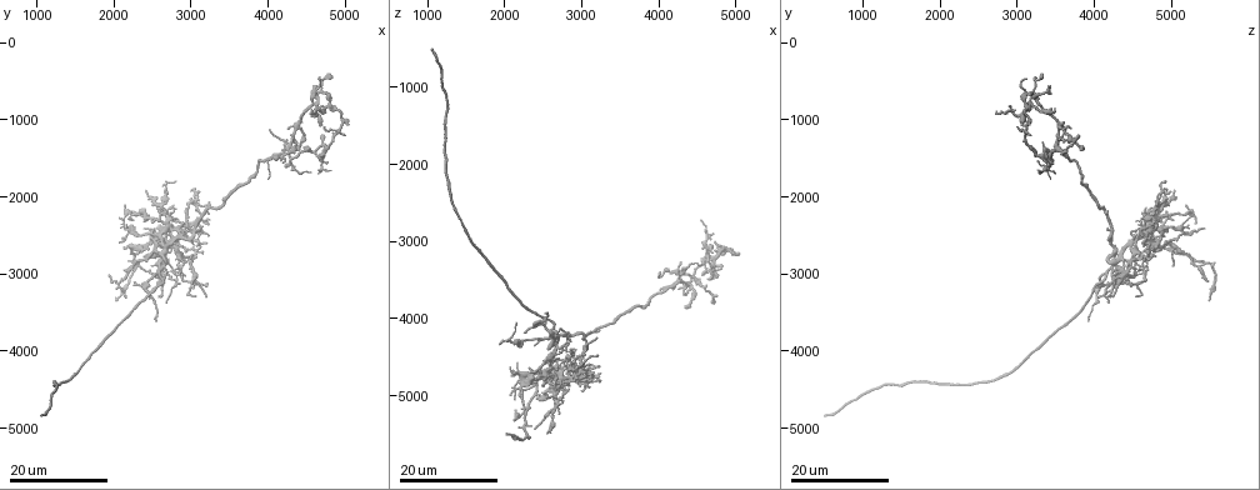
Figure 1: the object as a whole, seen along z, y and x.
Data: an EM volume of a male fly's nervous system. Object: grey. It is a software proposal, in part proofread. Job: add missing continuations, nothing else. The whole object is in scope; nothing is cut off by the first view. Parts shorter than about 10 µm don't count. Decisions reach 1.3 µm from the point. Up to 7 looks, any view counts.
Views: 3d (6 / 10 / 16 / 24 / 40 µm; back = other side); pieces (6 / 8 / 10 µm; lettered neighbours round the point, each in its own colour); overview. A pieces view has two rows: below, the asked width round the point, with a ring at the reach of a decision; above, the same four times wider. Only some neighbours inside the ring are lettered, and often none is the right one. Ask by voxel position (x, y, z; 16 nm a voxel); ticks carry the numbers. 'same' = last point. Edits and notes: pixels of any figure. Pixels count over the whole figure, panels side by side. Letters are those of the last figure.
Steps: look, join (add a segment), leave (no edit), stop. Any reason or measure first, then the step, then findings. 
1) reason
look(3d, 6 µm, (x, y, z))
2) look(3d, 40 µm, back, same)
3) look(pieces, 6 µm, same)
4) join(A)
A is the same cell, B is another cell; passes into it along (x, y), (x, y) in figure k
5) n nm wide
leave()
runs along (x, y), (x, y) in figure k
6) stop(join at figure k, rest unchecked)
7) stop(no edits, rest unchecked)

end of a long branch
look(3d, 24 µm, (2600, 3100, 5450))

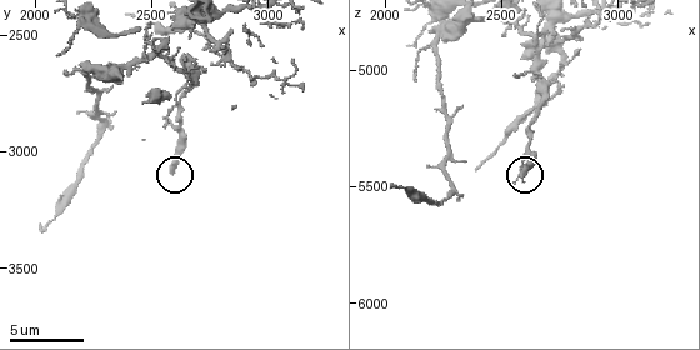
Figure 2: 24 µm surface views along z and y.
see the neighbours
look(pieces, 8 µm, (2590, 3090, 5450))

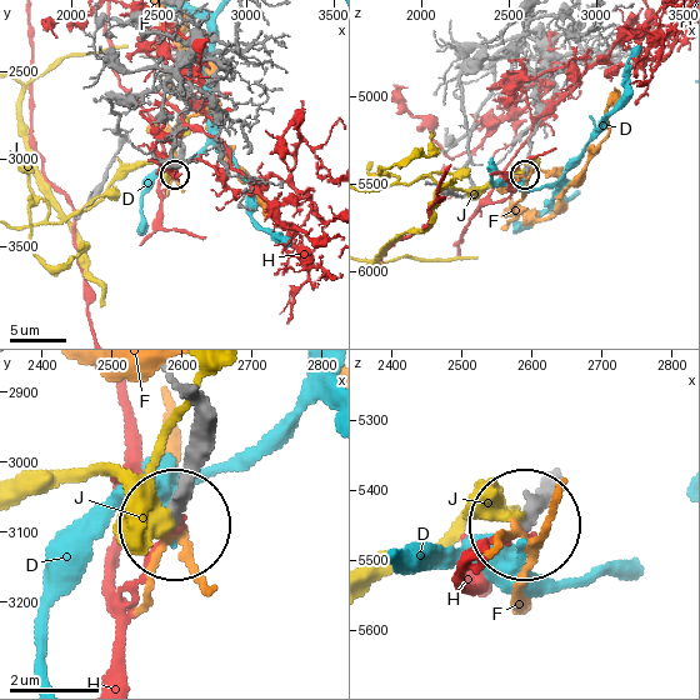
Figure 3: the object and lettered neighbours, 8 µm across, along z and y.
260 nm wide
leave()
D, F, H and J are other cells; no lettered segment goes on from it

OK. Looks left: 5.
branch stops here
look(3d, 16 µm, (3100, 2700, 4700))

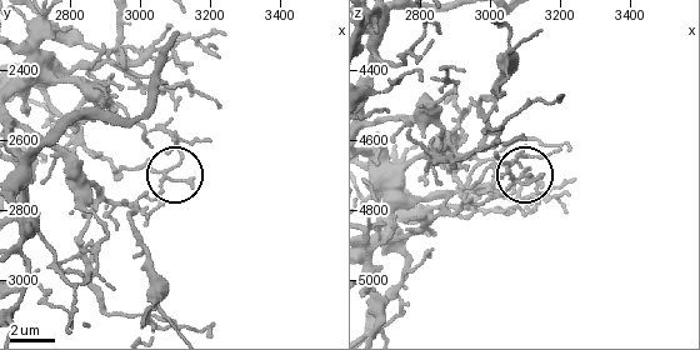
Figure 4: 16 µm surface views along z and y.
look(pieces, 10 µm, (3140, 2730, 4700))

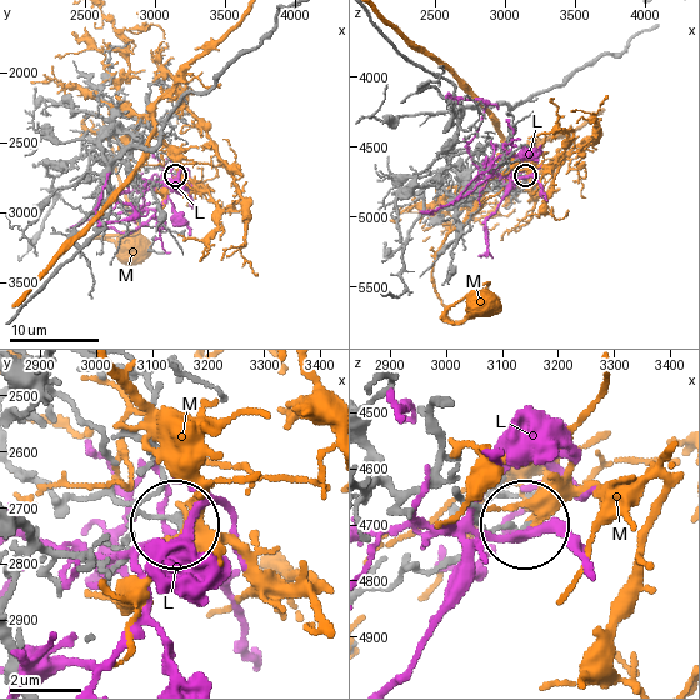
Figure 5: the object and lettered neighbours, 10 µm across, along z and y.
190 nm wide
leave()
L and M are other cells; no lettered segment goes on from it

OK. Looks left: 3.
tapers out
look(3d, 16 µm, (1050, 4800, 550))

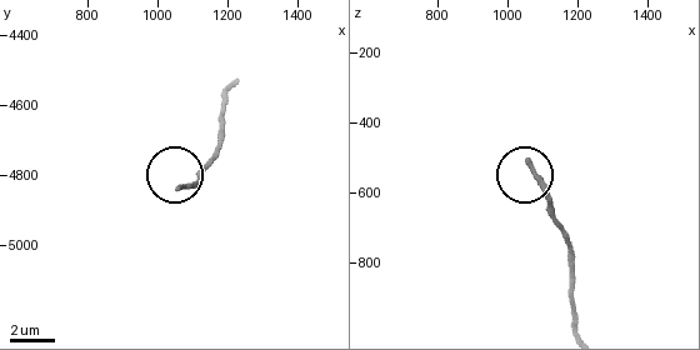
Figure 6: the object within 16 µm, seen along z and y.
look(pieces, 6 µm, (1060, 4840, 520))

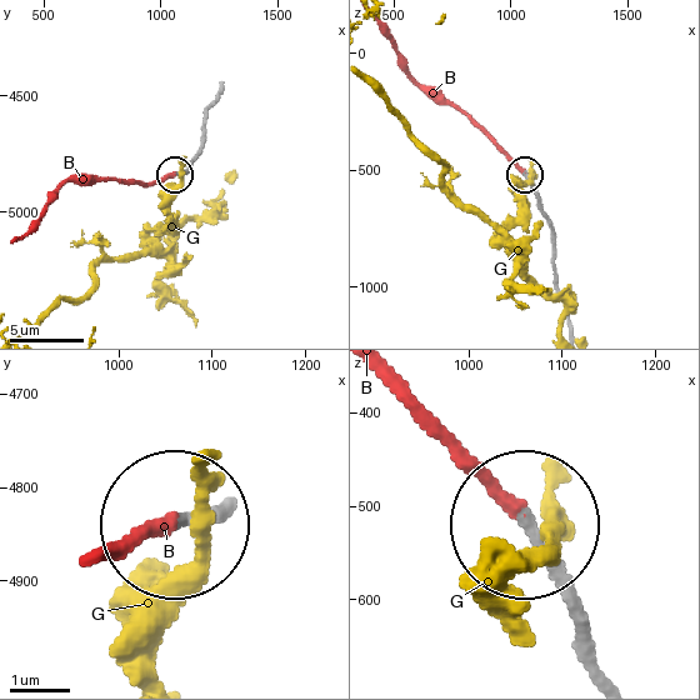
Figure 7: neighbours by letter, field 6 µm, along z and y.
join(B)
B is the same cell, G is another cell; passes into it along (195, 159), (180, 173), (144, 184), (70, 181), (21, 236) in figure 7; it goes on there

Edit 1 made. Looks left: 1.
stop(join at figure 7, rest unchecked)

